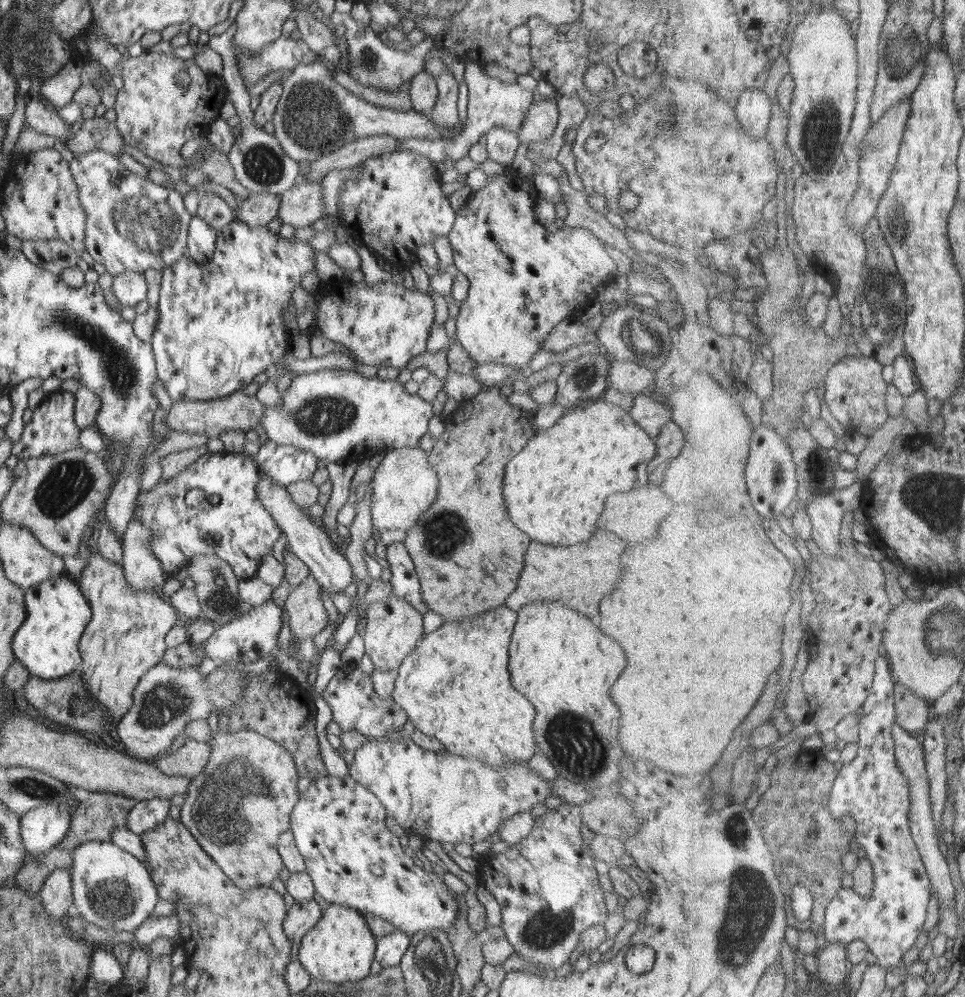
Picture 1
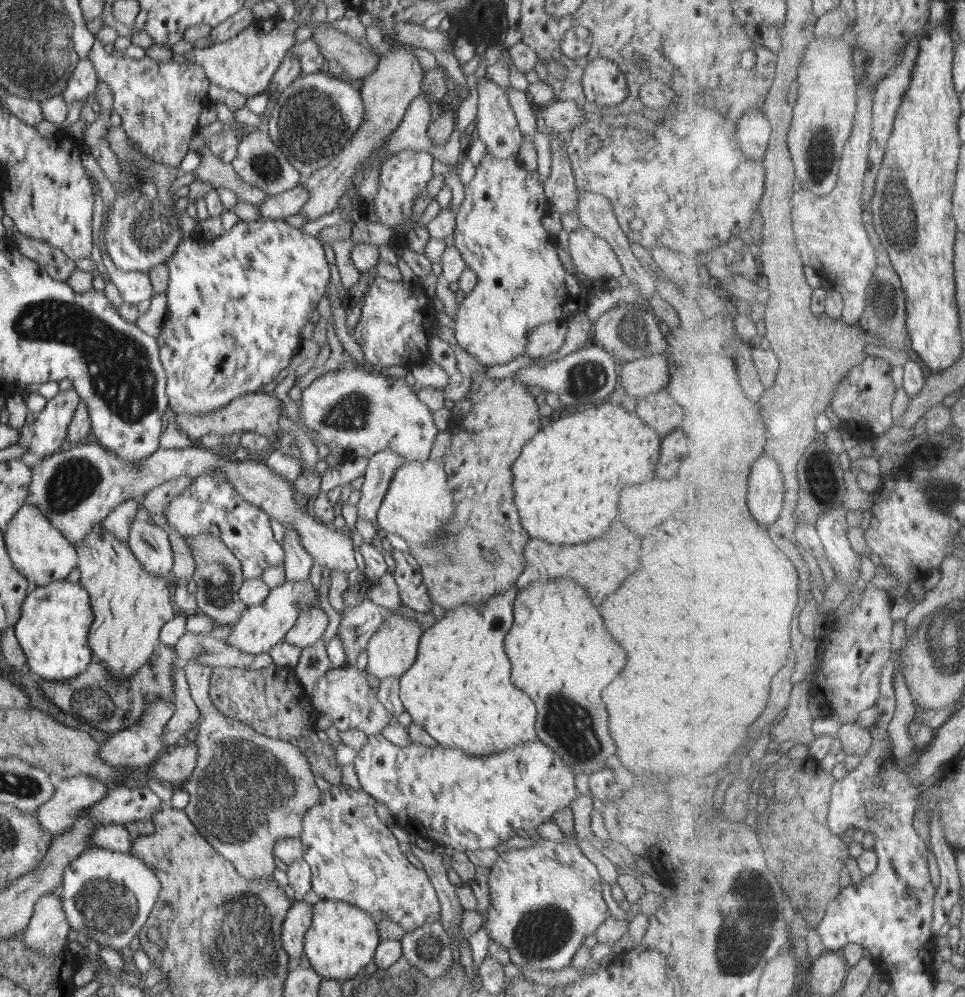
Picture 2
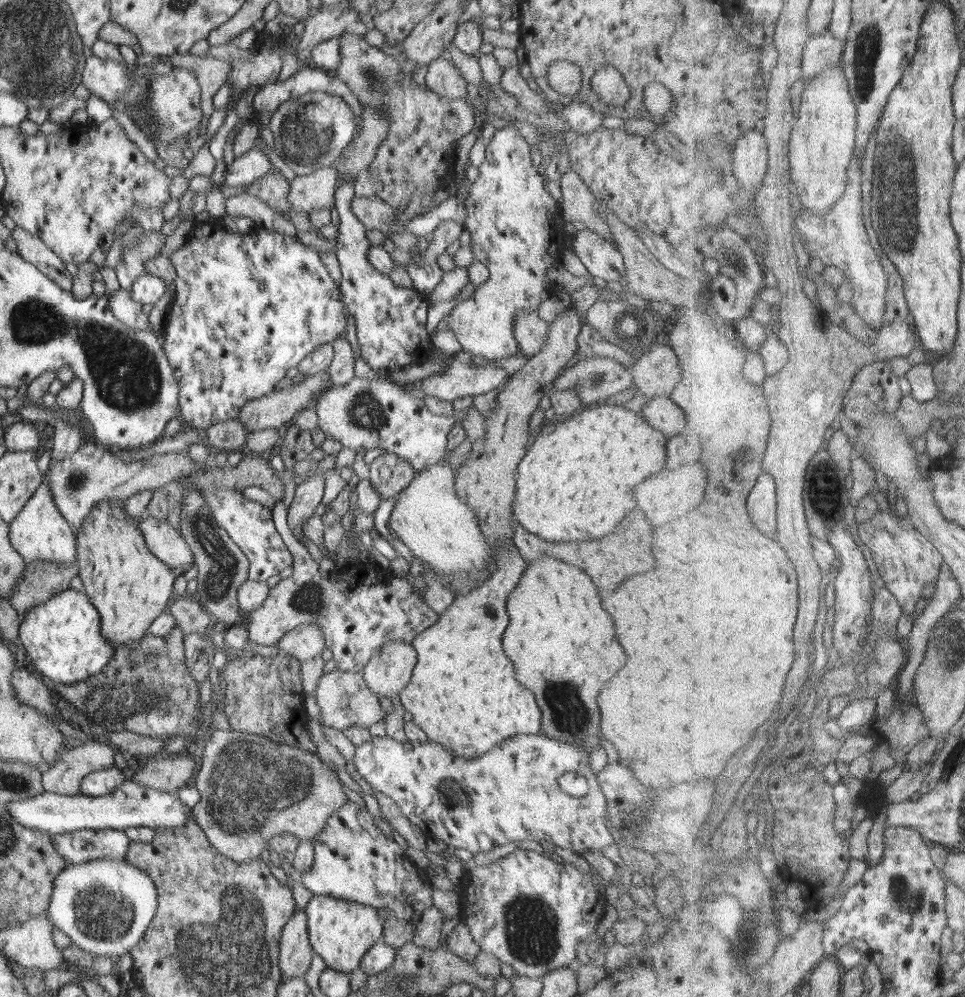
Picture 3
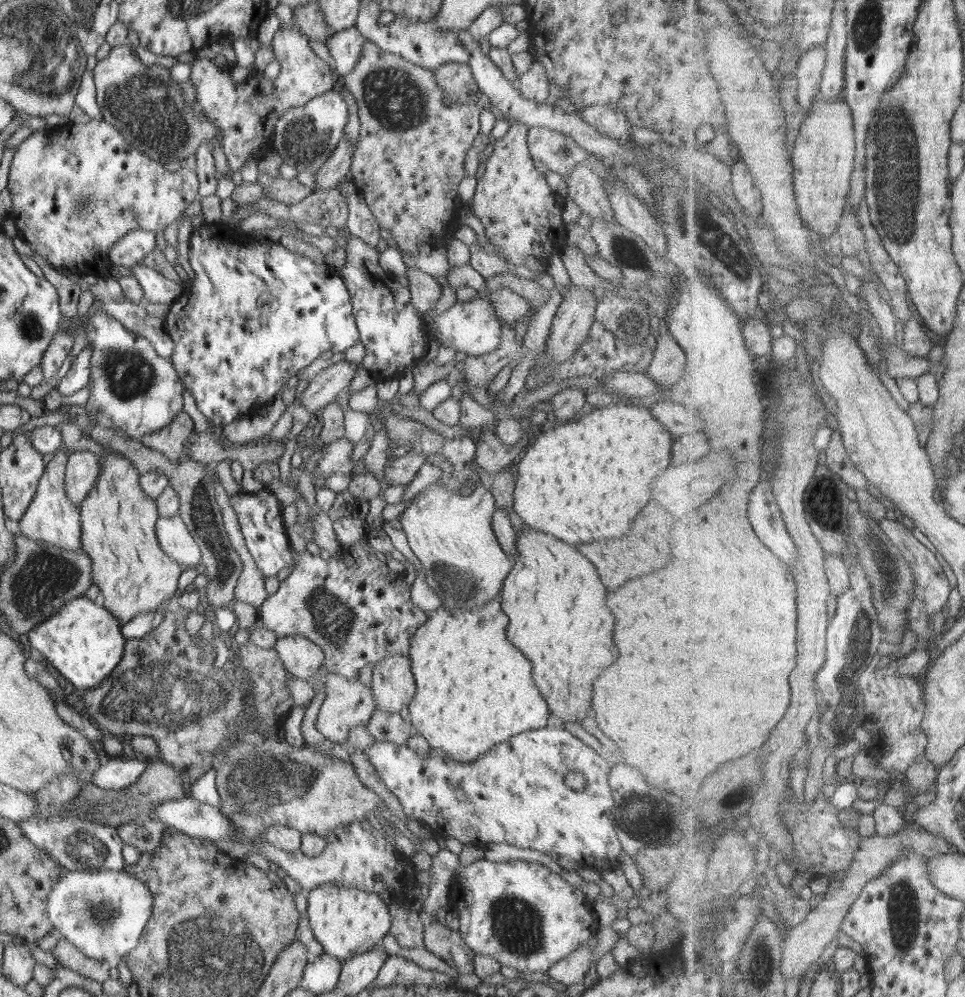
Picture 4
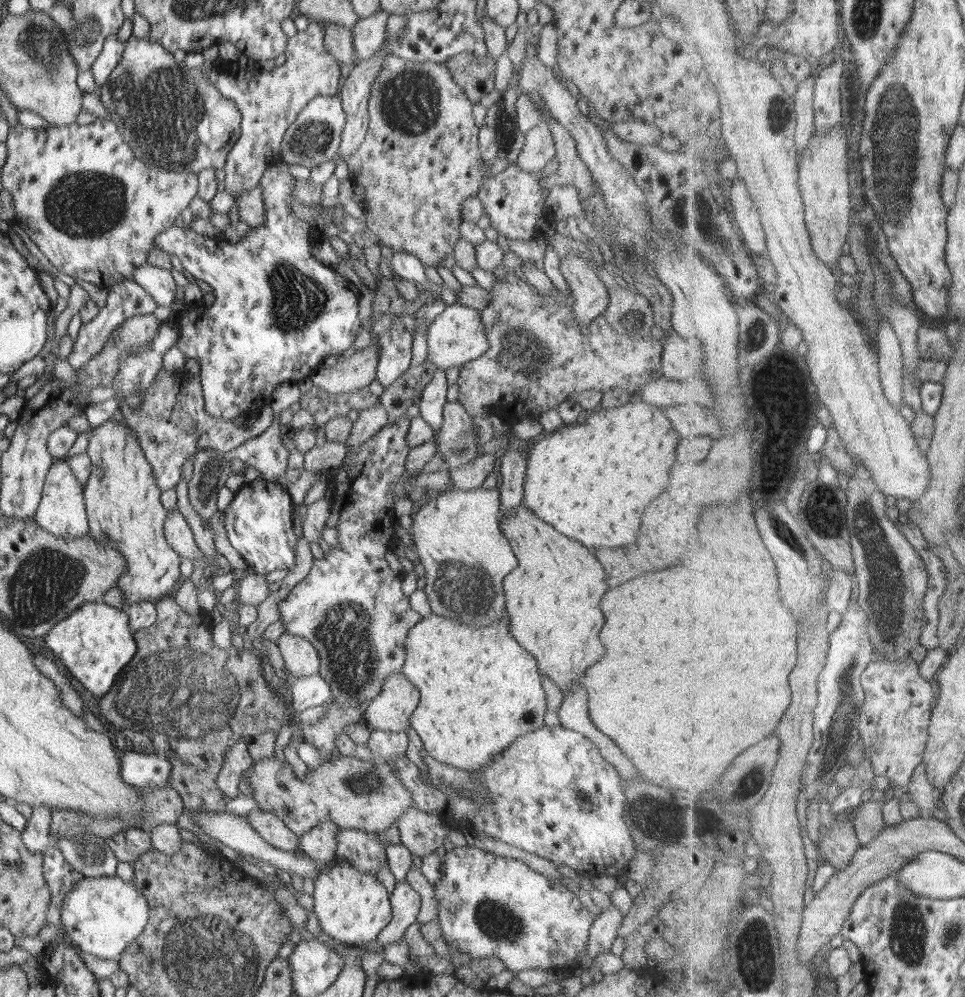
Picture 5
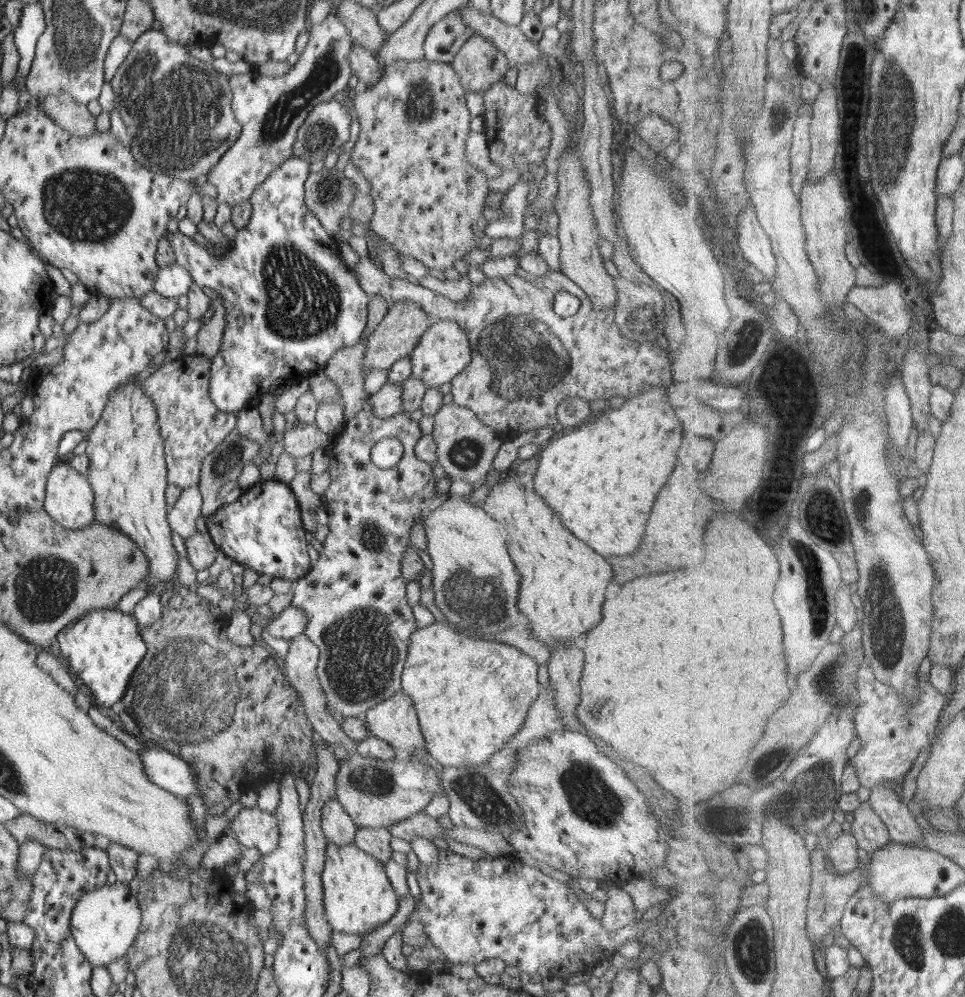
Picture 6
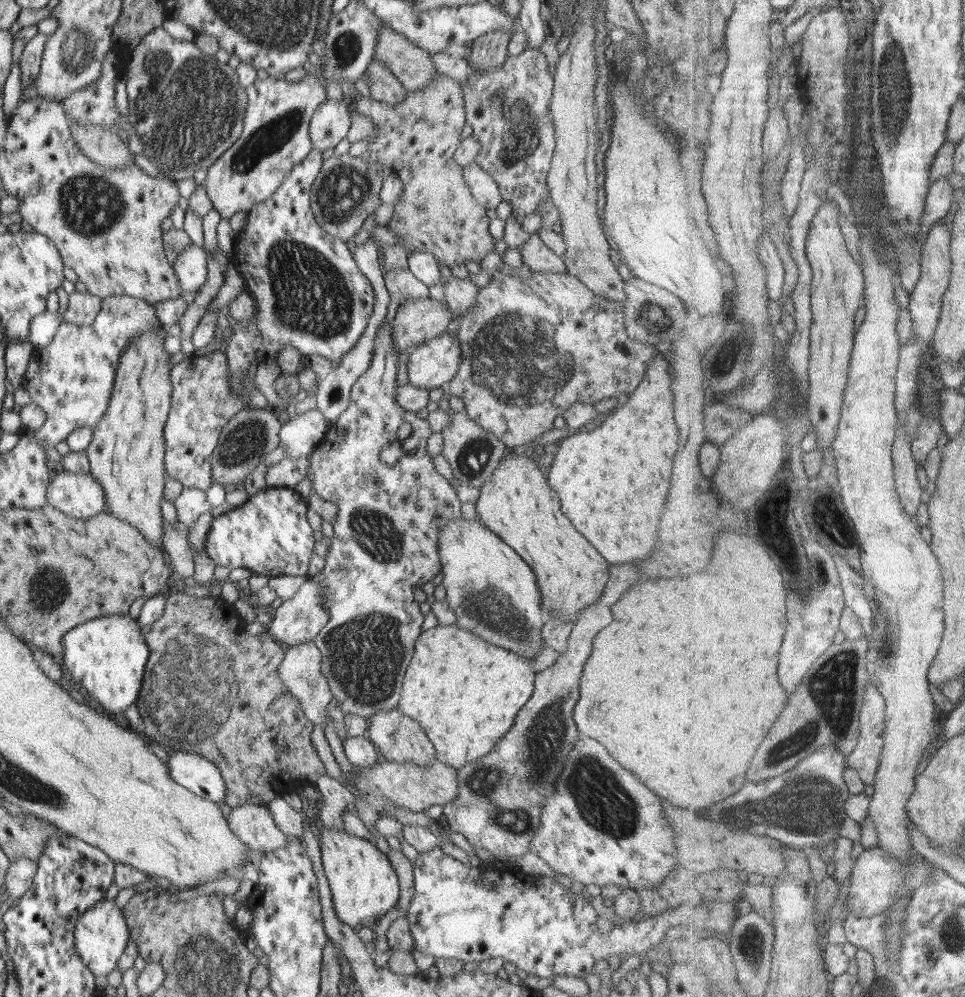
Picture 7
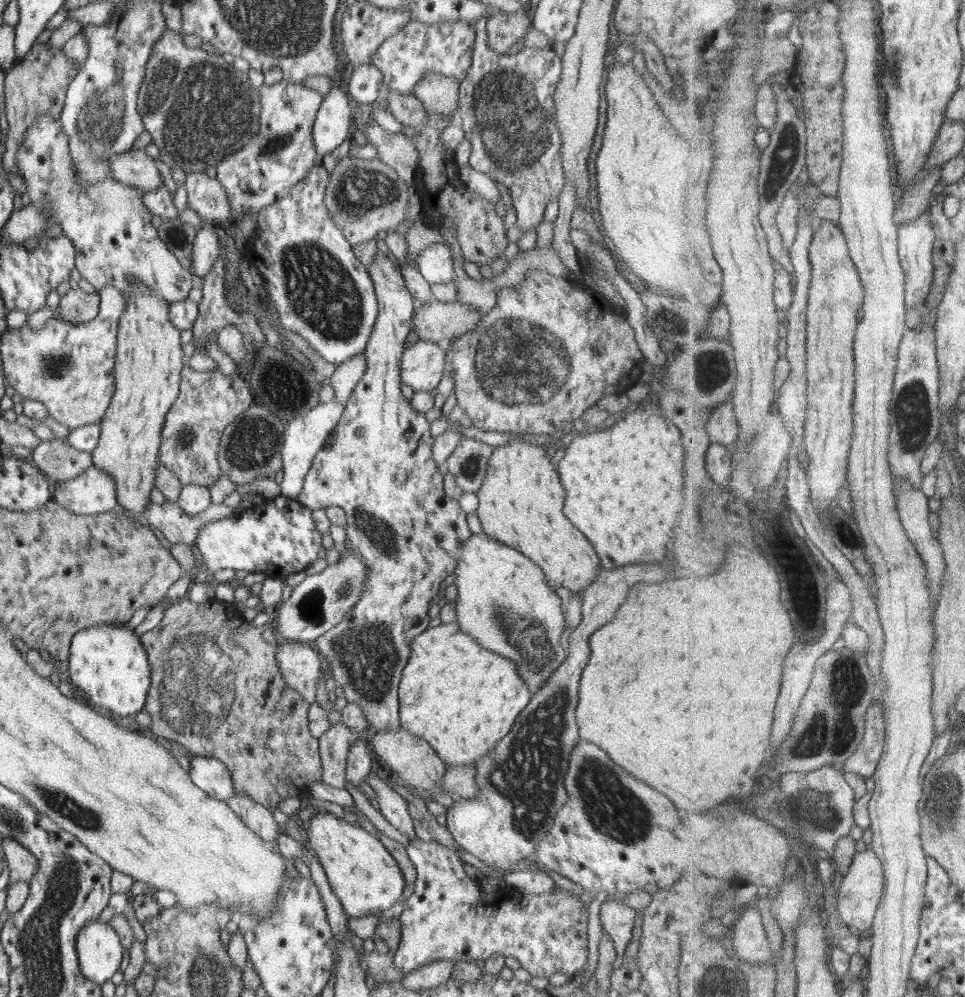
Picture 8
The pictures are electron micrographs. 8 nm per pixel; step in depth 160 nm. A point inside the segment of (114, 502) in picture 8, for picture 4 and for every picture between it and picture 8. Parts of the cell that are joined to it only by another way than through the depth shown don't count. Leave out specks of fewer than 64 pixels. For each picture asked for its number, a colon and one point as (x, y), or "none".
4: (52, 518)
5: (61, 511)
6: (69, 500)
7: (78, 495)

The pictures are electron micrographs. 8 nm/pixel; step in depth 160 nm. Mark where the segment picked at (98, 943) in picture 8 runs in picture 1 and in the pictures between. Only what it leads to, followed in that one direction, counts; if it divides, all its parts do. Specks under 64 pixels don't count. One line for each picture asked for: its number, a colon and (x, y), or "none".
1: (112, 889)
2: (107, 895)
3: (109, 900)
4: (111, 903)
5: (102, 916)
6: (104, 923)
7: (101, 937)

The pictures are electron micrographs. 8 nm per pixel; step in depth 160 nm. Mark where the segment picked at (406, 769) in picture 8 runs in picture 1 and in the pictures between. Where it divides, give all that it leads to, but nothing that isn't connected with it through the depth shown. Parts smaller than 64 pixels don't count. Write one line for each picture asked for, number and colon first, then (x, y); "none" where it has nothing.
1: (394, 628)
2: (392, 650)
3: (389, 670)
4: (393, 686)
5: (391, 710)
6: (394, 720)
7: (398, 738)

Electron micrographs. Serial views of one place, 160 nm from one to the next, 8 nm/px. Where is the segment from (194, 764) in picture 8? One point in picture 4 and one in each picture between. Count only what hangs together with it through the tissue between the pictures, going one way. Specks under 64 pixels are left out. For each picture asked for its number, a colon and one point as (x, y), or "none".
4: (116, 774)
5: (143, 770)
6: (172, 773)
7: (193, 771)

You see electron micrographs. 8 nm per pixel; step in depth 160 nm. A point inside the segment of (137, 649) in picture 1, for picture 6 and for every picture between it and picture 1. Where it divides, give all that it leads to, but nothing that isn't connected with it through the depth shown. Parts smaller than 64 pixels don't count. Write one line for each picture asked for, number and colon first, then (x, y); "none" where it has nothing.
2: (130, 605)
3: (130, 587)
4: (118, 518)
5: (123, 504)
6: (127, 471)

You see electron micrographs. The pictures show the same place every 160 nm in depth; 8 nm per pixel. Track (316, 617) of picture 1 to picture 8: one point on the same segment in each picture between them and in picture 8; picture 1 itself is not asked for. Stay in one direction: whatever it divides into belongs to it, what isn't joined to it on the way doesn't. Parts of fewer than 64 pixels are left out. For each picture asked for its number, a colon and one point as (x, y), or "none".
2: (310, 625)
3: (304, 642)
4: (302, 657)
5: (301, 658)
6: (300, 663)
7: (300, 671)
8: (301, 664)

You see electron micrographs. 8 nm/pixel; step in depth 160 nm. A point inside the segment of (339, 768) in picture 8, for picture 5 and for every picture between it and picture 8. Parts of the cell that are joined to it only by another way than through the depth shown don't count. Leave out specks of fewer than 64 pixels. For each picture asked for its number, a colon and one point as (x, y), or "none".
5: (320, 843)
6: (338, 827)
7: (336, 797)

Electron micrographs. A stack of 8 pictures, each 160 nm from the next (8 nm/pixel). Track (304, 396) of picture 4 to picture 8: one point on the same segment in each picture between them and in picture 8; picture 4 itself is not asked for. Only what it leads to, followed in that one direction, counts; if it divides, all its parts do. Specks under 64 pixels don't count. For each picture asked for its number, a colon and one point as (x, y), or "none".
5: (348, 375)
6: (398, 333)
7: (415, 322)
8: (439, 322)

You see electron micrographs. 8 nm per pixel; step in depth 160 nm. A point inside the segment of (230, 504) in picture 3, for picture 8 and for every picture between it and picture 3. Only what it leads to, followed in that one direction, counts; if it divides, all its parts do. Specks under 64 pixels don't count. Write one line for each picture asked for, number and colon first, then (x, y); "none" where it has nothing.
4: (259, 514)
5: (258, 522)
6: (263, 530)
7: (269, 534)
8: (278, 537)

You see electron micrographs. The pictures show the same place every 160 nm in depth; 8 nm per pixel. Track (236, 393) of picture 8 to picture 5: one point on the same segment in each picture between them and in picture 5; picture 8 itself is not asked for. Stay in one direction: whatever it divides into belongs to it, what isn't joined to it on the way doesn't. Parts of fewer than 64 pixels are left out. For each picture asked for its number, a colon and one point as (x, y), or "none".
5: (172, 426)
6: (191, 427)
7: (201, 404)

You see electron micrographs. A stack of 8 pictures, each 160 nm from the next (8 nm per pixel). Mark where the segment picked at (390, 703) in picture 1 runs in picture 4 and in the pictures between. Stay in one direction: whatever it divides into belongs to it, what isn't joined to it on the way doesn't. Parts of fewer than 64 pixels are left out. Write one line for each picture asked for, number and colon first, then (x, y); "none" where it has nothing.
2: (343, 694)
3: (345, 699)
4: (347, 704)

